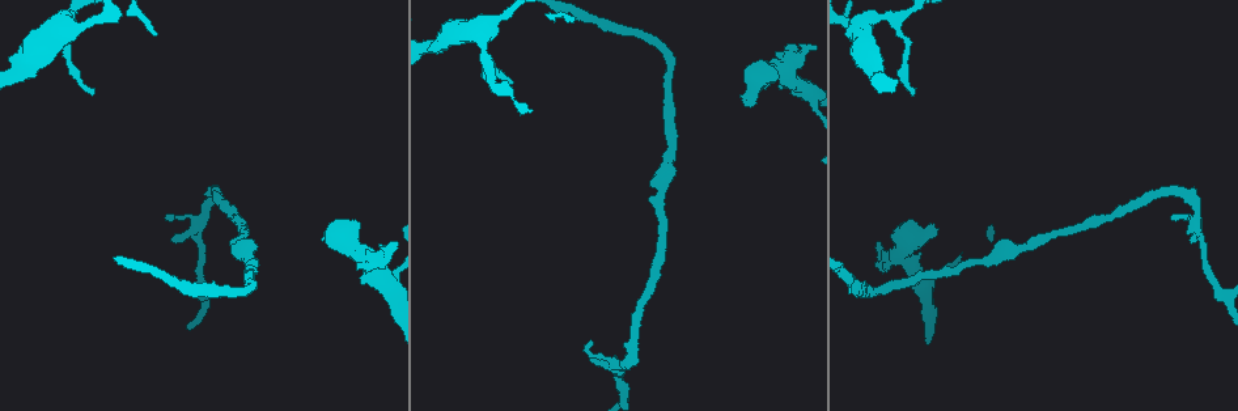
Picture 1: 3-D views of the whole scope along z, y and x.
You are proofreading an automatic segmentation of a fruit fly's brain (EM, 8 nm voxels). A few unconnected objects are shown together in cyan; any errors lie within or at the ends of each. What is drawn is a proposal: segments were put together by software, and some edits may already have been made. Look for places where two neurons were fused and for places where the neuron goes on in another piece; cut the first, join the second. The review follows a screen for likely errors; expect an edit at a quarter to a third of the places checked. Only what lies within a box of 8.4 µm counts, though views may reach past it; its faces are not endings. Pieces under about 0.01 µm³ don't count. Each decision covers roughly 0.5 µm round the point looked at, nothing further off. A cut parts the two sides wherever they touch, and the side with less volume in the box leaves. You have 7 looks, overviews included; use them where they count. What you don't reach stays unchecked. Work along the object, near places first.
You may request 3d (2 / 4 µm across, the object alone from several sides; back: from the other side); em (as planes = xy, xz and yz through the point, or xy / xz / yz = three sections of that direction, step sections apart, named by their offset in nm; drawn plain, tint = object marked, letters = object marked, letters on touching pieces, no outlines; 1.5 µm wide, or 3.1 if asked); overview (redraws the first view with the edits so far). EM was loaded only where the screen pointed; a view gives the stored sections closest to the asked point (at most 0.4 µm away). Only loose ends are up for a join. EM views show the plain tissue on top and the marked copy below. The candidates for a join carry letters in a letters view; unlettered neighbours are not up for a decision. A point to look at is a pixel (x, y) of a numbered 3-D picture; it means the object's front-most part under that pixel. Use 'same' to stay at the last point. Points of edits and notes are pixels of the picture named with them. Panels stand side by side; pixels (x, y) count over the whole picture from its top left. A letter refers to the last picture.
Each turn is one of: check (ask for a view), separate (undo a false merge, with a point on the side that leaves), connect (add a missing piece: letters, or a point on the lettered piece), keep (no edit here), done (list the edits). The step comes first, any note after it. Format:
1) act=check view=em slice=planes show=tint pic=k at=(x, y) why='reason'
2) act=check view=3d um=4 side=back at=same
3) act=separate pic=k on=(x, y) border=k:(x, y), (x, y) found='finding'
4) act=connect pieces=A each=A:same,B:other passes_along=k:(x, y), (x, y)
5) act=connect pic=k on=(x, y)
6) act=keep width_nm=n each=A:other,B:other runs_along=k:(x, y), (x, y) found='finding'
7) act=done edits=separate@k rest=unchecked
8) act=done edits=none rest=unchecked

act=check view=em slice=planes show=tint pic=1 at=(912, 92) why='thin end'

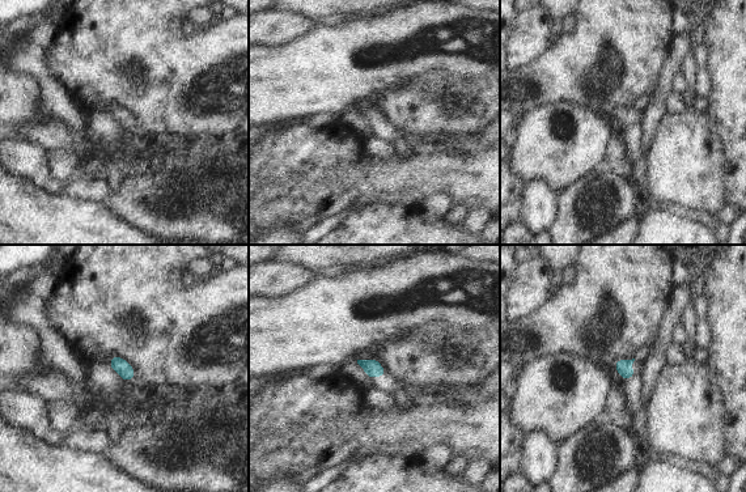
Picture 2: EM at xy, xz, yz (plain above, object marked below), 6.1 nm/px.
act=check view=em slice=planes show=letters at=same

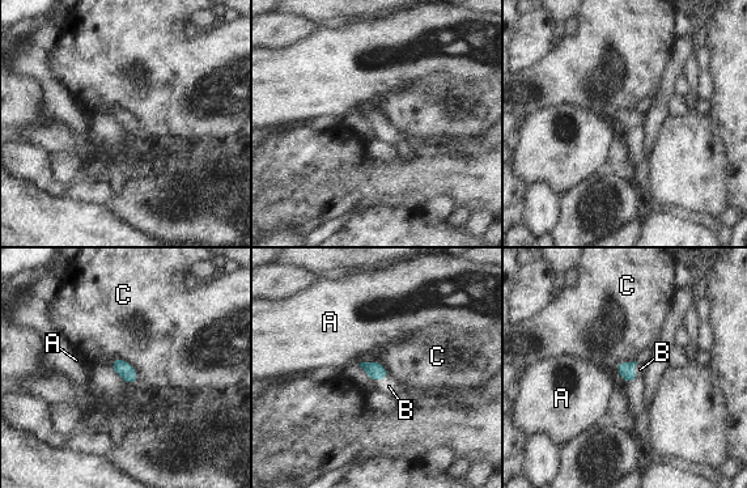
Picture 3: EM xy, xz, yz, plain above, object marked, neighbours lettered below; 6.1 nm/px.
act=connect pic=3 on=(389, 386) longest_contact=C:200nm each=A:other,B:same,C:other passes_along=3:(374, 370), (381, 378), (389, 386) found='the neuron continues'

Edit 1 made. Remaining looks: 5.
act=check view=em slice=xy step=4 show=letters pic=1 at=(753, 105) why='branch stops here'

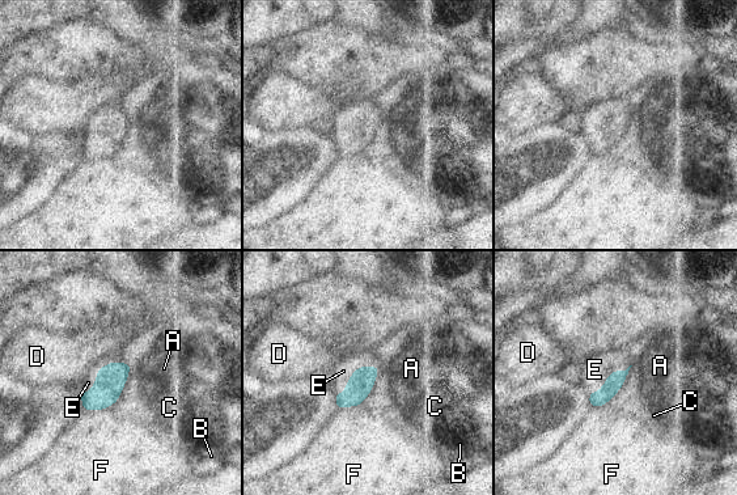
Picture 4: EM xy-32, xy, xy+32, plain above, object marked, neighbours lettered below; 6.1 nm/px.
act=check view=em slice=yz step=4 show=letters at=same why='cut it another way'

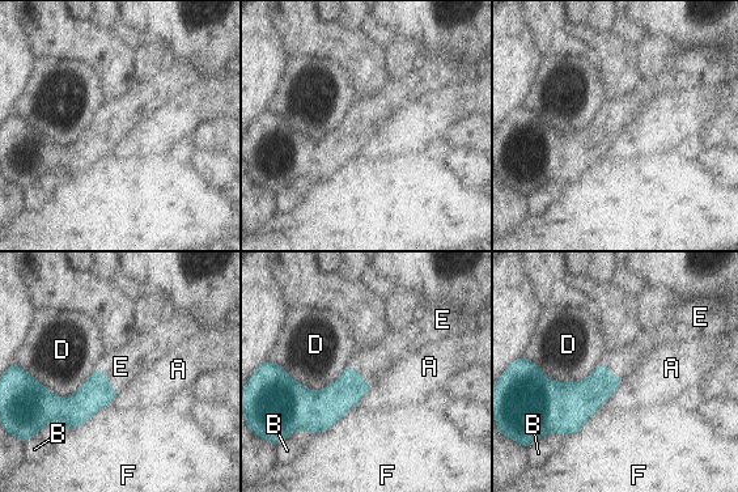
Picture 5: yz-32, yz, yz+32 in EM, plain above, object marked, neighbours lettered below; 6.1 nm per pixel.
act=connect pic=5 on=(121, 367) each=A:other,B:other,D:other,E:same,F:other passes_along=5:(96, 393), (107, 380), (121, 367) found='the neuron continues'

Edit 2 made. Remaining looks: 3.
act=done edits=connect@3,connect@5 rest=unchecked

